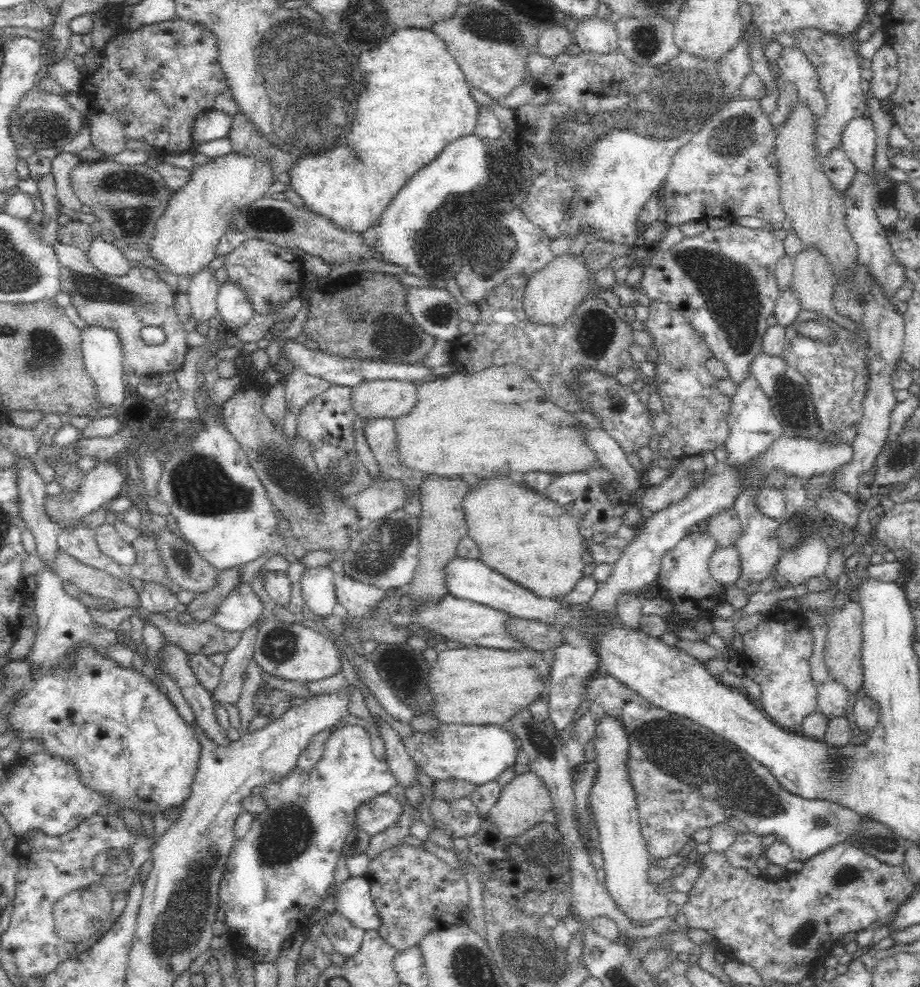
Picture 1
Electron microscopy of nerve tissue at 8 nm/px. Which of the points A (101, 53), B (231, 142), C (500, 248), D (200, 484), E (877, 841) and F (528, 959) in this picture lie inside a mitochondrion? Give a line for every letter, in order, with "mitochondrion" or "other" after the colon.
A: other
B: other
C: mitochondrion
D: mitochondrion
E: mitochondrion
F: mitochondrion

